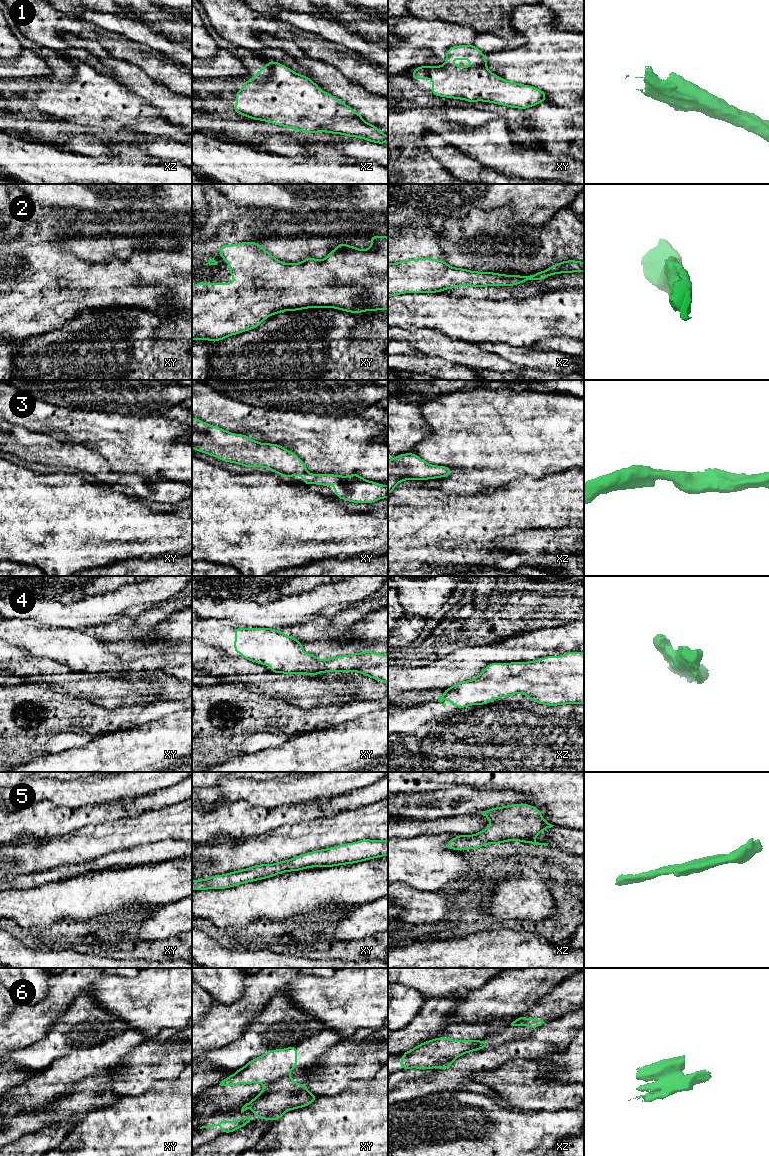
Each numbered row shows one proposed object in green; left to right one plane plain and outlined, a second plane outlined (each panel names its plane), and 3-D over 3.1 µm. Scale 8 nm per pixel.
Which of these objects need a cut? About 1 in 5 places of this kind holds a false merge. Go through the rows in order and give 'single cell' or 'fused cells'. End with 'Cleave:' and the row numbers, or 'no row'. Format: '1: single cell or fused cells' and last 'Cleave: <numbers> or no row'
1: single cell
2: single cell
3: single cell
4: single cell
5: single cell
6: fused cells
Cleave: 6

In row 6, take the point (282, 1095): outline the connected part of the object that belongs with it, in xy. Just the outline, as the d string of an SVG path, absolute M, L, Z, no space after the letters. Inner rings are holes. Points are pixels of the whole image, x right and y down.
M288 1076L264 1087L260 1094L242 1107L241 1113L250 1107L258 1118L278 1121L287 1111L308 1106L317 1098L307 1090L306 1085L296 1084Z

